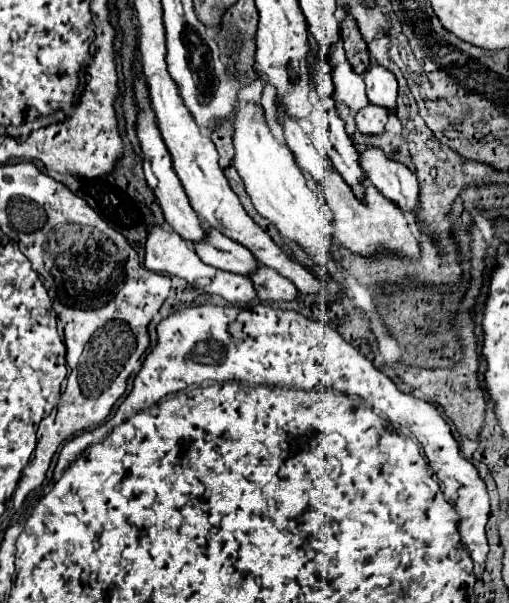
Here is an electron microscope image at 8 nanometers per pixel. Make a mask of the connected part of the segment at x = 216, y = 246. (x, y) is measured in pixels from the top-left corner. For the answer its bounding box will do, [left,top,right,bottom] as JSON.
[194,230,258,276]

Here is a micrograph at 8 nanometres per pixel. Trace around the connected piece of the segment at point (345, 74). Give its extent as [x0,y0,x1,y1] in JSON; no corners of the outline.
[334,60,368,114]

